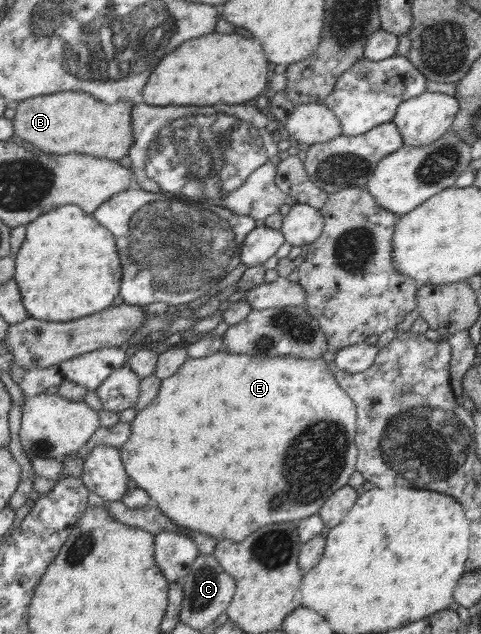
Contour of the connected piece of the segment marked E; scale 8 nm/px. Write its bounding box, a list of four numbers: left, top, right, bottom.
[119,351,358,542]

